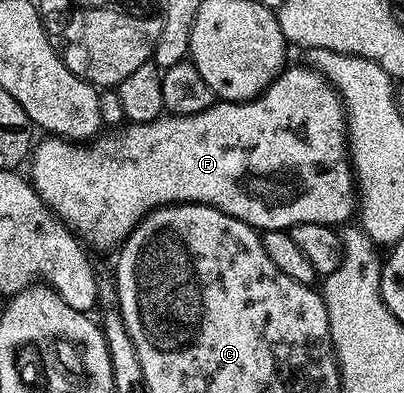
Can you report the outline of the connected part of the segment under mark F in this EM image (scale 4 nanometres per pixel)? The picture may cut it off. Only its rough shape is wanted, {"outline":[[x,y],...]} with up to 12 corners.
{"outline":[[317,74],[96,135],[29,183],[84,245],[207,204],[256,230],[347,214]]}

